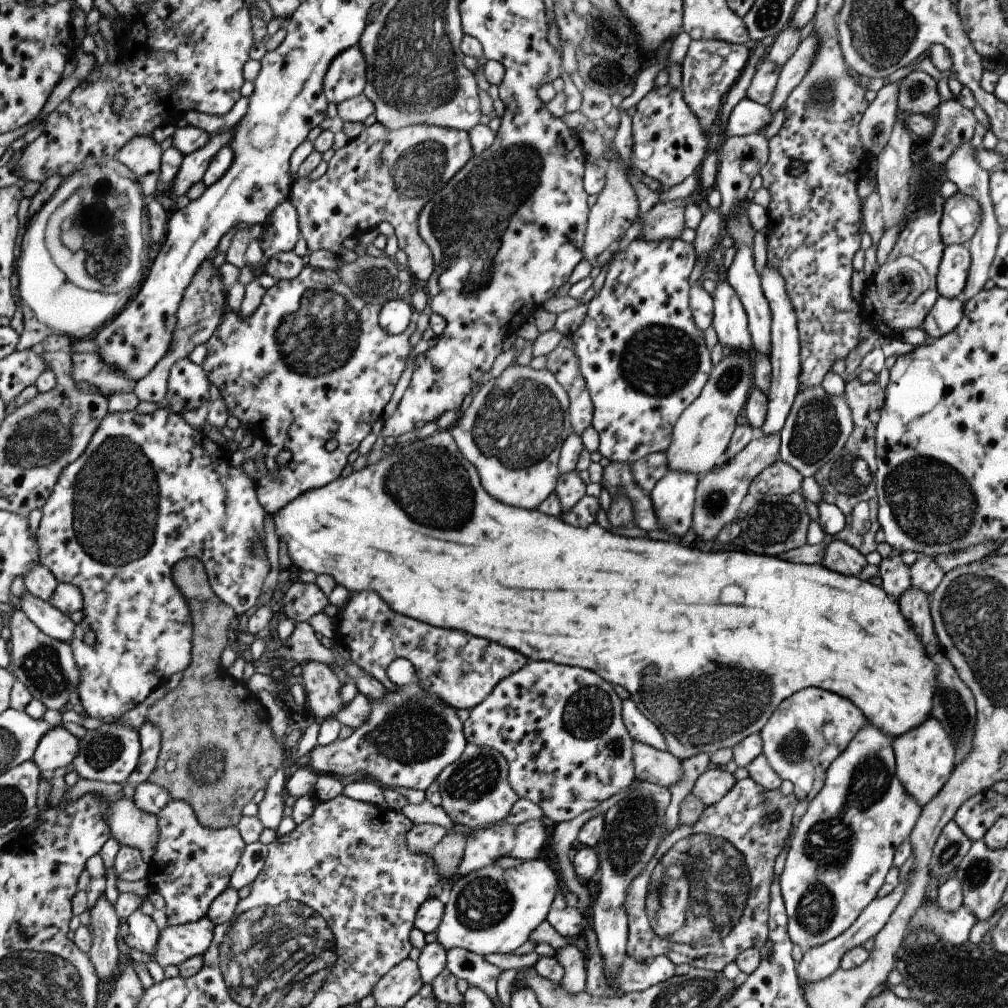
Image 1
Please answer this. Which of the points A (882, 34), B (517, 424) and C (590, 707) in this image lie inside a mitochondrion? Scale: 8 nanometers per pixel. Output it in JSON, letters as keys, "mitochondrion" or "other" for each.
{"A":"mitochondrion","B":"mitochondrion","C":"mitochondrion"}

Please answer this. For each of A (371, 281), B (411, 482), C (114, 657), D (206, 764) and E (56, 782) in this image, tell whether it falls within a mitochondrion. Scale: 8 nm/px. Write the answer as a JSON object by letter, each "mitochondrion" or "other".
{"A":"mitochondrion","B":"mitochondrion","C":"other","D":"mitochondrion","E":"other"}

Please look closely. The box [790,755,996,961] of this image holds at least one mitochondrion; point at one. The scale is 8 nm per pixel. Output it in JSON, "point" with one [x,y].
{"point":[951,851]}

